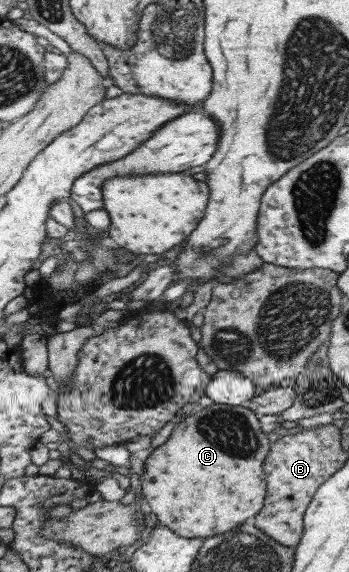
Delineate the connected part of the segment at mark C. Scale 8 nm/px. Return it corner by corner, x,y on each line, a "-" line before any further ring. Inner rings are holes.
212,403
207,407
197,407
173,427
164,443
147,455
140,479
143,498
156,519
178,537
203,541
228,533
245,523
247,517
254,517
263,507
266,481
262,465
269,446
258,418
243,405

